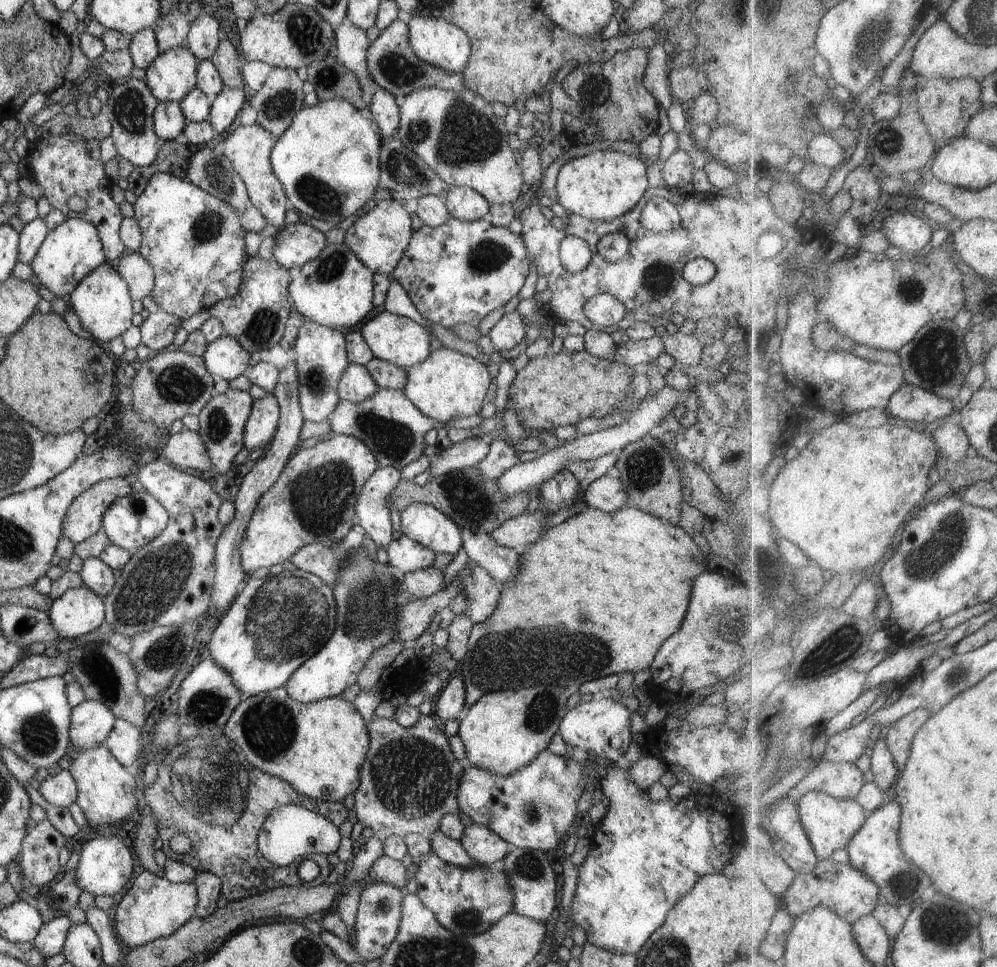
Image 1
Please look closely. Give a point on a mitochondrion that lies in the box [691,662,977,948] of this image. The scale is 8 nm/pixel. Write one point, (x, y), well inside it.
(945, 925)

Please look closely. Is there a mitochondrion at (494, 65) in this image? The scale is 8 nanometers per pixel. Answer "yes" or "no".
no

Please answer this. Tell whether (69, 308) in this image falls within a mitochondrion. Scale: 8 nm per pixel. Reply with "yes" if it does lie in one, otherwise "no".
no

